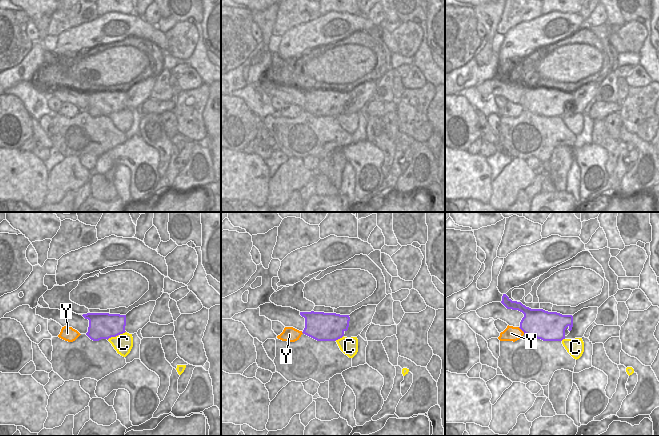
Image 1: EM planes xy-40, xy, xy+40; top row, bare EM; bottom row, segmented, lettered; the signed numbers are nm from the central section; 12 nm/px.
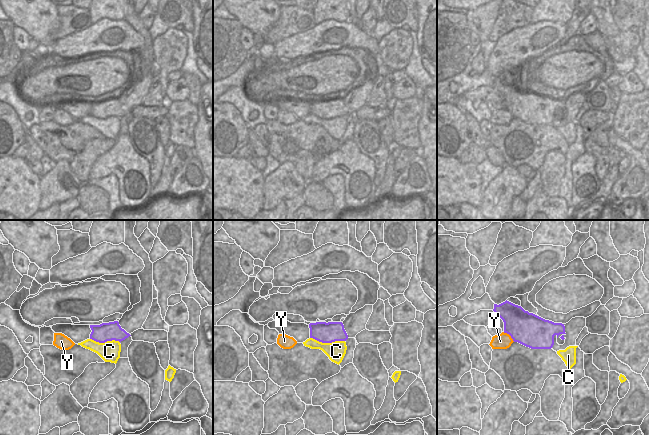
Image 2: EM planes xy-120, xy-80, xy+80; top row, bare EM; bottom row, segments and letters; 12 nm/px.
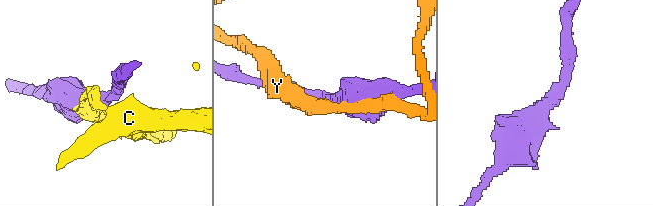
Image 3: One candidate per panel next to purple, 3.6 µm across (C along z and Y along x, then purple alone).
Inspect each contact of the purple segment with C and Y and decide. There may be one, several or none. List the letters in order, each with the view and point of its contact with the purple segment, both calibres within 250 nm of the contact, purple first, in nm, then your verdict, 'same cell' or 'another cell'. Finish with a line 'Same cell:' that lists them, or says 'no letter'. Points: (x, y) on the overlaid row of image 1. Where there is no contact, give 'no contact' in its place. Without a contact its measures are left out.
C: xy-40 (116, 335) | 320/240 nm | another cell
Y: xy+40 (521, 329) | 360/170 nm | another cell
Same cell: no letter

